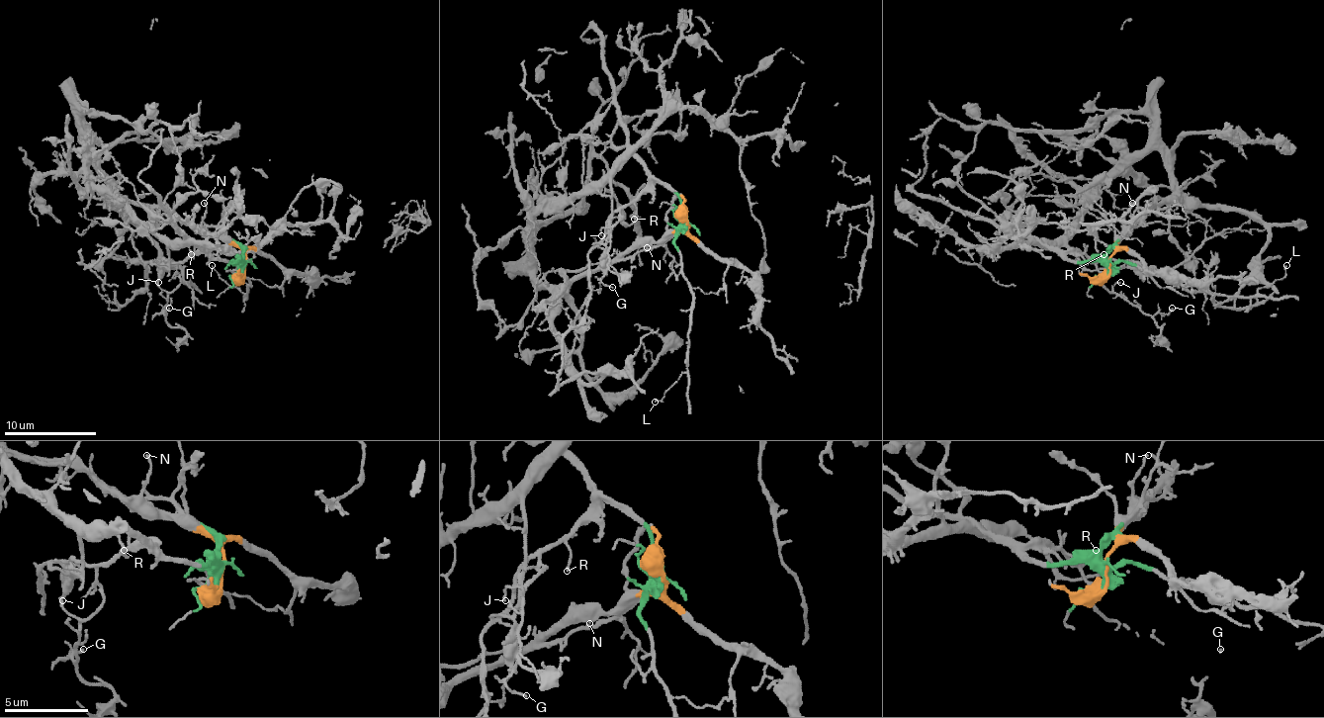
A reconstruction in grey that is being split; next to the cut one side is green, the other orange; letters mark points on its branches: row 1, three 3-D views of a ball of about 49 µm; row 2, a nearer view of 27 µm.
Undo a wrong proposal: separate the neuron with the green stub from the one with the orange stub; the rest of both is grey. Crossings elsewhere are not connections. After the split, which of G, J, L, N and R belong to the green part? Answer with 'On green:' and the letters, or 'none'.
On green: G, J, L, R

